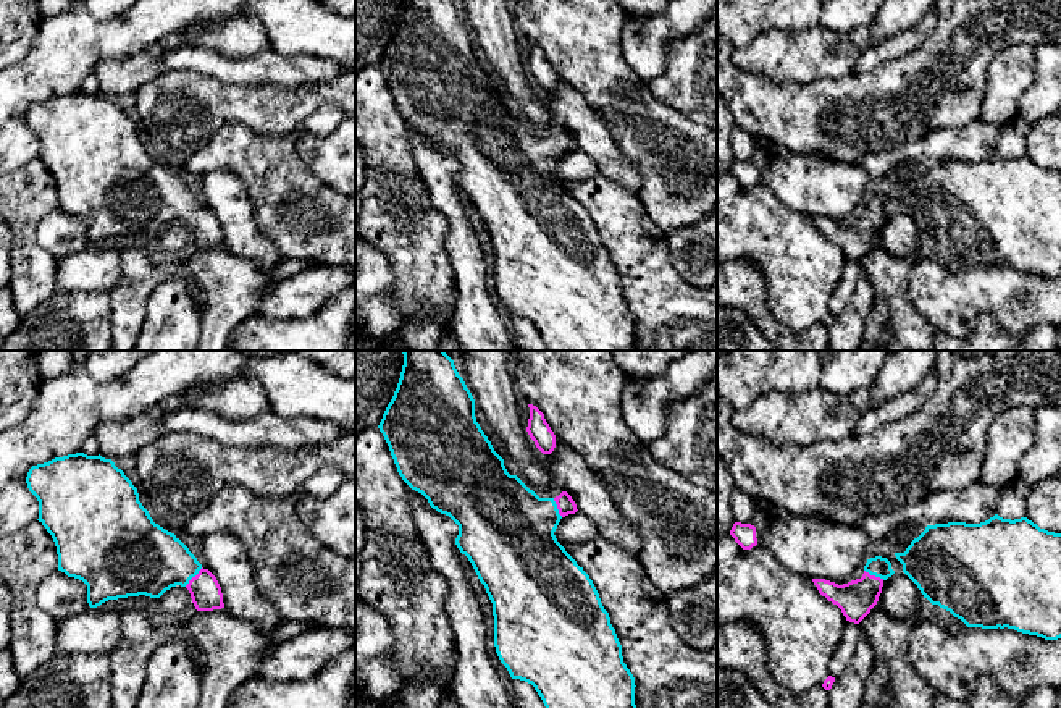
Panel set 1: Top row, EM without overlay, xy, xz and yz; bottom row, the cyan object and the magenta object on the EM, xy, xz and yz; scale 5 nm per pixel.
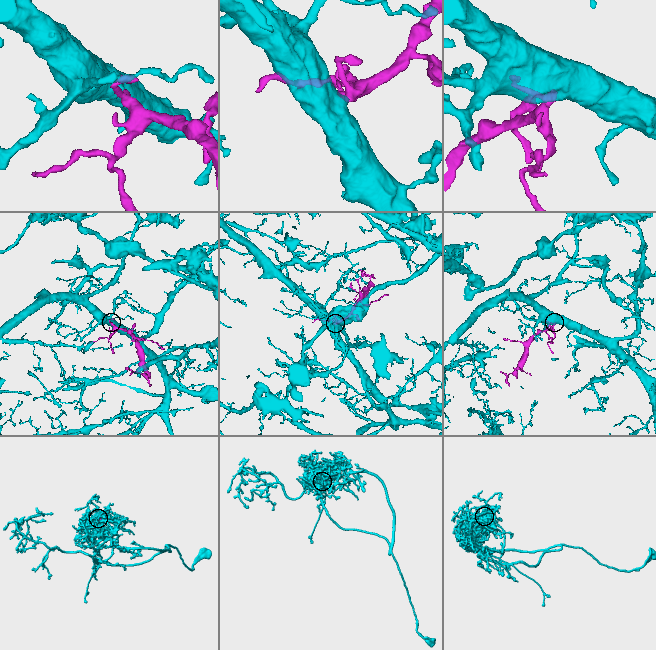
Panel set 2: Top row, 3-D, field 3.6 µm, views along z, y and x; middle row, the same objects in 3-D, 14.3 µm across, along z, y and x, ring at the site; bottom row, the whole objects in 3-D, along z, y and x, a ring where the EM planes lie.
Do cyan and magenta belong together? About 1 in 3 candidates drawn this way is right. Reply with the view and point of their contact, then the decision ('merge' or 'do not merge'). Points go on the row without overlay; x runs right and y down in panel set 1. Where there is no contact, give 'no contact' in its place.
contact xy (192, 214); merge

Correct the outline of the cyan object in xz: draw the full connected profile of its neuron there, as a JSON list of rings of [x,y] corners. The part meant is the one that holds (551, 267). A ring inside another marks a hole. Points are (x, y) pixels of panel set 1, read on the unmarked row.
[[[404,0],[378,66],[402,118],[459,163],[455,183],[472,200],[493,241],[494,284],[510,315],[531,322],[547,351],[636,351],[635,315],[623,301],[609,251],[589,213],[554,173],[560,157],[578,149],[575,139],[567,129],[539,136],[507,110],[504,97],[476,60],[475,37],[454,0]]]

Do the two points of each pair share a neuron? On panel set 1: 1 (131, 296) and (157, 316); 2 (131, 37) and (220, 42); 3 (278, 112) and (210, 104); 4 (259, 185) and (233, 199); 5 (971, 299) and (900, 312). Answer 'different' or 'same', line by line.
1: different
2: different
3: same
4: different
5: different

